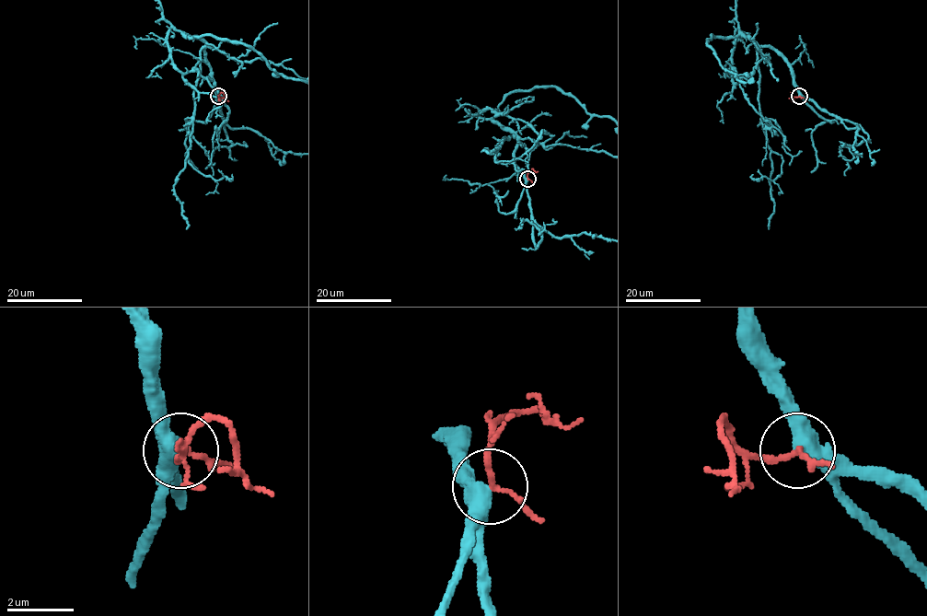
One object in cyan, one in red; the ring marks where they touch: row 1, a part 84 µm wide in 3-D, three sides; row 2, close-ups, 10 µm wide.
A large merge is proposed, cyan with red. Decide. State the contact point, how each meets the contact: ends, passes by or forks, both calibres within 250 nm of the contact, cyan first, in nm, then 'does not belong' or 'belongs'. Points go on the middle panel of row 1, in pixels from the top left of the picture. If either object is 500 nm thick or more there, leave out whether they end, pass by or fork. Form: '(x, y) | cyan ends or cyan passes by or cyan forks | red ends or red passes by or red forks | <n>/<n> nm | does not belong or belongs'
(527, 179) | cyan passes by | red passes by | 460/150 nm | belongs

